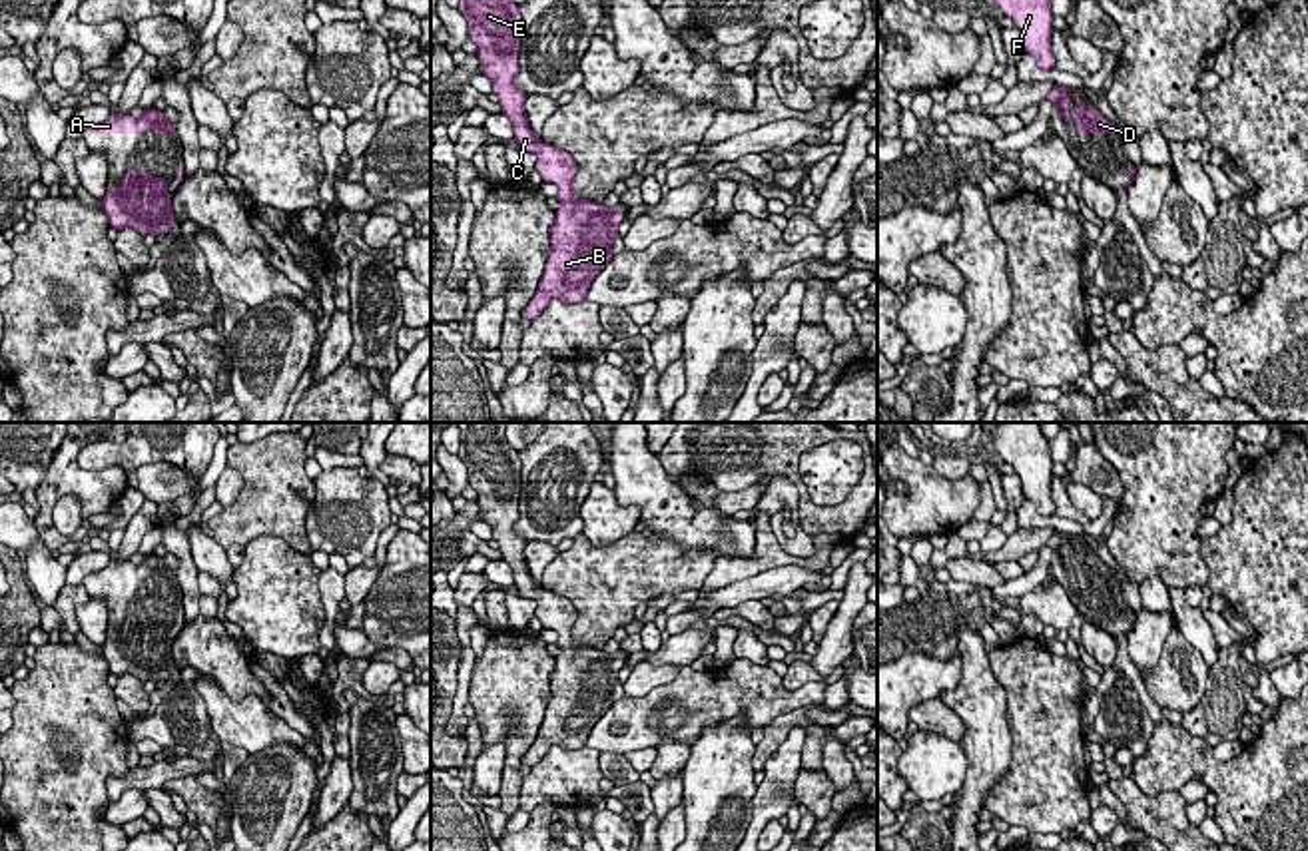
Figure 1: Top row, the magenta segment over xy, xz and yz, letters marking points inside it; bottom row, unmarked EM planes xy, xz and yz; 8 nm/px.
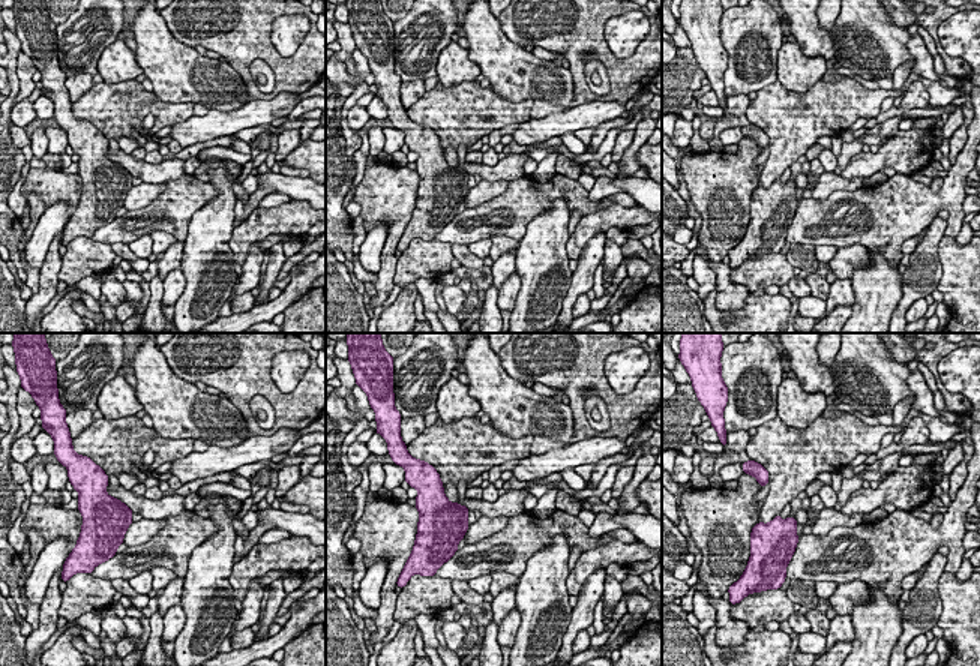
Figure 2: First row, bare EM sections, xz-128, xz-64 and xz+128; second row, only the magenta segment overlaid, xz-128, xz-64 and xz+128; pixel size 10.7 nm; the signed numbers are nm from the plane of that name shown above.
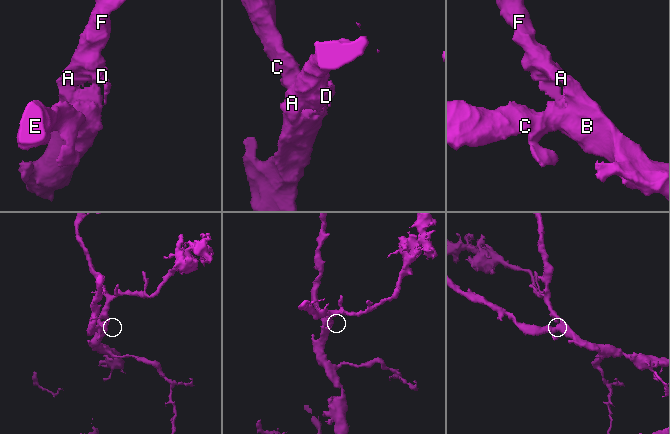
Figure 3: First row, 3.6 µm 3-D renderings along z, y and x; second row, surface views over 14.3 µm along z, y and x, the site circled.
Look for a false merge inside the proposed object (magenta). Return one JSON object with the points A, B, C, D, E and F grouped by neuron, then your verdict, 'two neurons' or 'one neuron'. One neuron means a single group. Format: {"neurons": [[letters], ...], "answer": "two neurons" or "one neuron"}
{"neurons": [["A", "B", "C", "D", "E", "F"]], "answer": "one neuron"}

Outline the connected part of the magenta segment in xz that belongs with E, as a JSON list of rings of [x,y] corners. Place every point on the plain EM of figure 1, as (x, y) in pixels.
[[[455,423],[461,430],[459,456],[467,464],[469,486],[477,492],[483,520],[492,528],[502,560],[512,570],[518,596],[536,602],[534,618],[558,634],[560,656],[550,674],[544,719],[520,763],[534,767],[552,745],[582,749],[598,719],[612,708],[612,690],[624,660],[604,650],[576,646],[574,604],[536,584],[524,560],[526,542],[516,534],[520,500],[520,458],[506,440],[504,423]]]

